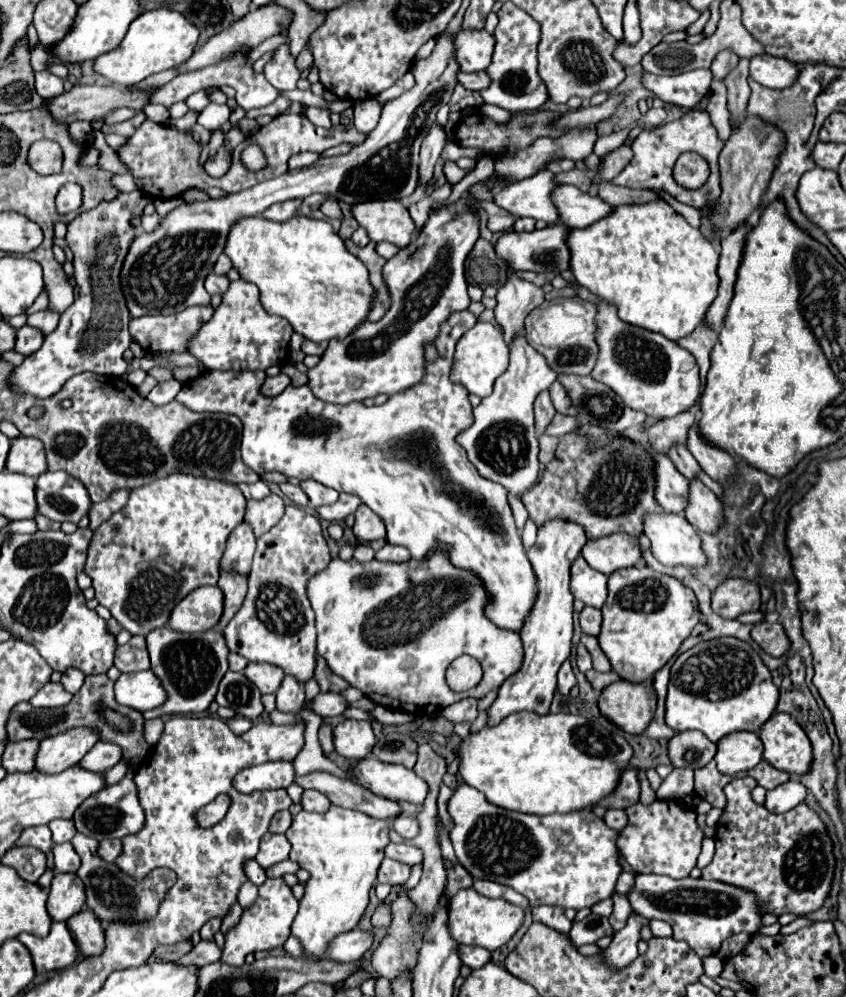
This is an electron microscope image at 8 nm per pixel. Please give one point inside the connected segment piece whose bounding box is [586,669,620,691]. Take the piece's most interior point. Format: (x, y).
(598, 680)

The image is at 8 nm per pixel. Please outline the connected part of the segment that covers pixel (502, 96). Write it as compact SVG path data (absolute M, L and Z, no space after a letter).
M504 3L498 11L498 27L494 37L496 49L492 55L492 65L488 69L488 73L492 73L492 85L480 91L484 103L498 105L510 113L530 113L540 109L548 99L546 85L536 71L536 45L540 41L540 25L536 25L536 21L516 5Z

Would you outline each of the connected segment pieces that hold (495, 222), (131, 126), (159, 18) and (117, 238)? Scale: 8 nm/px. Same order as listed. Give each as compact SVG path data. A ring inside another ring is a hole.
M504 215L504 217L490 217L488 219L488 229L490 231L494 231L494 233L504 233L504 231L508 231L508 229L512 229L514 227L514 221L518 221L518 217L514 217L514 215Z
M136 113L132 119L124 121L124 123L116 123L116 125L104 125L104 133L118 133L118 135L124 135L124 137L132 137L132 133L144 123L146 115L144 113Z
M172 9L144 11L130 23L126 37L116 49L94 59L94 71L114 85L136 85L154 73L184 63L192 55L196 41L198 29L188 19L184 19L182 13Z
M140 191L122 193L116 201L102 201L96 209L80 213L68 225L66 241L74 253L74 303L60 315L58 327L46 335L44 345L16 367L10 381L14 389L44 399L56 395L70 377L84 371L114 377L126 373L128 365L122 355L130 347L132 337L128 333L130 315L120 291L120 269L136 235L130 219L140 215L148 203L150 197Z

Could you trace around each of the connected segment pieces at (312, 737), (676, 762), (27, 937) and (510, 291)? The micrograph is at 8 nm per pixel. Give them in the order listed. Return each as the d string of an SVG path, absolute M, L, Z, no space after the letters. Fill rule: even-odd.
M308 705L302 709L300 715L302 715L304 723L306 723L306 733L304 733L306 745L300 751L300 755L294 759L294 771L296 771L296 775L306 775L310 771L326 771L343 779L351 780L346 771L338 769L328 757L324 757L324 753L320 749L318 727L322 723L322 717L316 715L314 711L310 711Z
M684 731L670 739L668 753L674 767L698 769L714 759L716 743L708 741L700 731Z
M52 923L48 937L40 939L30 933L20 933L18 941L30 951L36 973L56 971L72 965L76 961L78 949L66 923Z
M508 265L508 279L506 283L498 289L496 295L496 307L494 307L494 315L496 321L500 323L506 343L510 345L512 337L522 333L524 329L524 319L526 315L544 303L544 291L540 287L536 287L534 283L520 279L516 275L516 271Z

